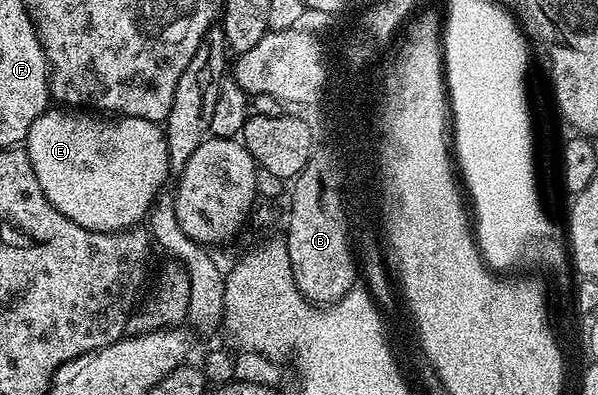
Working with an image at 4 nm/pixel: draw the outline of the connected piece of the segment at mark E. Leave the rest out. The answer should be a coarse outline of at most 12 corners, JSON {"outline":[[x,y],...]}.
{"outline":[[71,107],[25,148],[82,229],[138,226],[172,172],[144,117]]}

